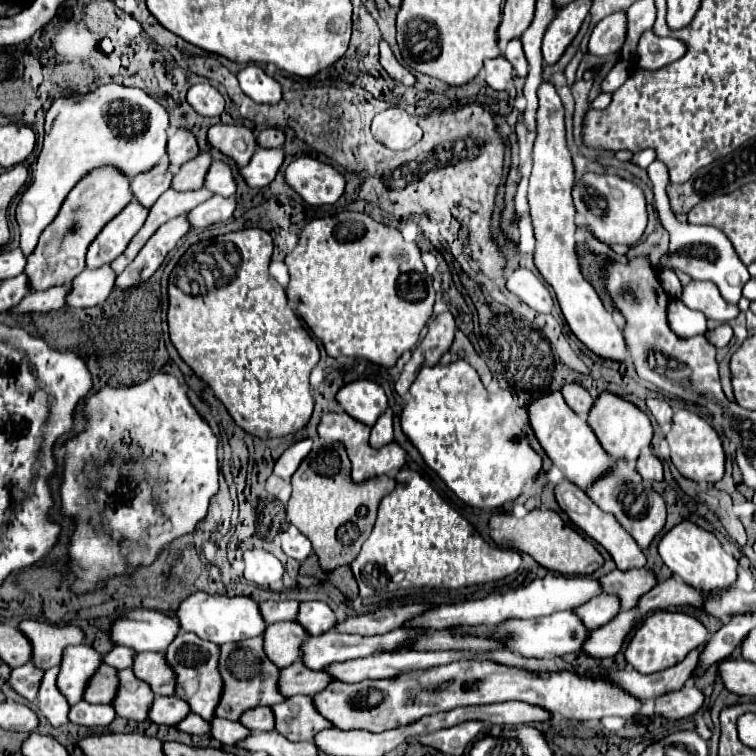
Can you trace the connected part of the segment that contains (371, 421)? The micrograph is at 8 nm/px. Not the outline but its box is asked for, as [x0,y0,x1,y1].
[336,380,388,426]

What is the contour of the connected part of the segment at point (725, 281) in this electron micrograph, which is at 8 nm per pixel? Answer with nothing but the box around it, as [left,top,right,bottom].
[648,160,750,304]

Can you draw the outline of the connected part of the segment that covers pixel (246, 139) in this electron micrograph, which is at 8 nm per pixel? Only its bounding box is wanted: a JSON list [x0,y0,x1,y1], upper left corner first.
[208,126,256,168]

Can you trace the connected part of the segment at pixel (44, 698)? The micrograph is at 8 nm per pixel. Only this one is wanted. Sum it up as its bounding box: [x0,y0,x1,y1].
[38,668,70,726]

